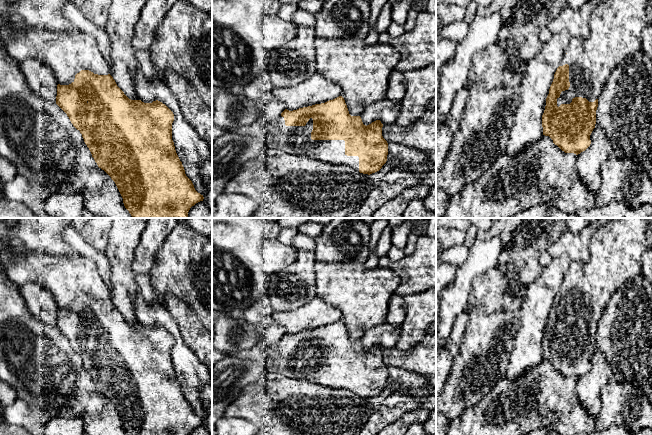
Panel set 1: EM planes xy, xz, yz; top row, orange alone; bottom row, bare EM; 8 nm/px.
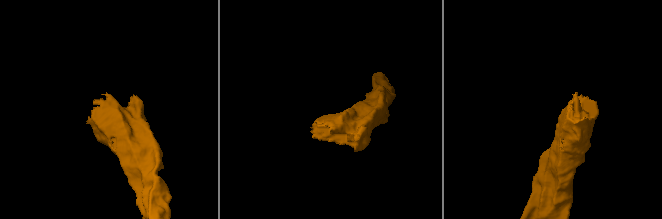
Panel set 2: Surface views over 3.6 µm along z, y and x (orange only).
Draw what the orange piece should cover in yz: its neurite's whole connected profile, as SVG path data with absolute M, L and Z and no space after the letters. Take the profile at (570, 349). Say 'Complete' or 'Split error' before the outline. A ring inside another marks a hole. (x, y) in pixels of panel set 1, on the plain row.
Split error. M615 218L597 228L592 235L588 246L589 259L586 262L571 262L560 290L554 298L542 339L543 359L549 360L565 377L578 379L590 370L590 359L596 348L598 322L608 301L621 286L632 282L642 273L642 255L649 248L646 237L649 223L650 218Z

